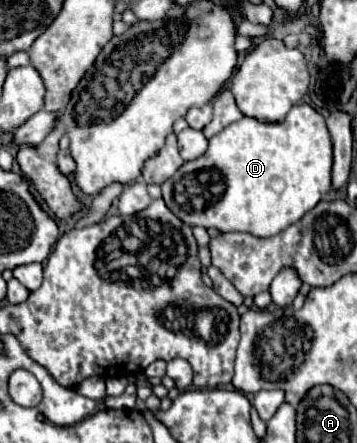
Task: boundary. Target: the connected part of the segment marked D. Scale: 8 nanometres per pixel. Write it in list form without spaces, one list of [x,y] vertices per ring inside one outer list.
[[[297,103],[291,107],[291,111],[287,113],[287,117],[281,121],[281,123],[263,123],[255,117],[243,117],[231,125],[227,125],[221,133],[217,133],[215,137],[209,139],[209,147],[207,151],[193,159],[193,161],[187,161],[181,169],[177,169],[177,173],[173,175],[173,189],[171,189],[171,179],[167,179],[161,189],[163,189],[163,201],[167,203],[167,207],[171,209],[173,215],[177,215],[183,223],[187,225],[201,225],[201,227],[215,227],[219,231],[243,231],[243,233],[251,233],[255,237],[273,237],[281,231],[285,231],[289,225],[297,223],[309,209],[313,209],[331,189],[331,167],[333,167],[333,141],[331,141],[331,135],[329,135],[329,129],[325,125],[325,119],[321,113],[317,113],[311,105],[307,103]]]

